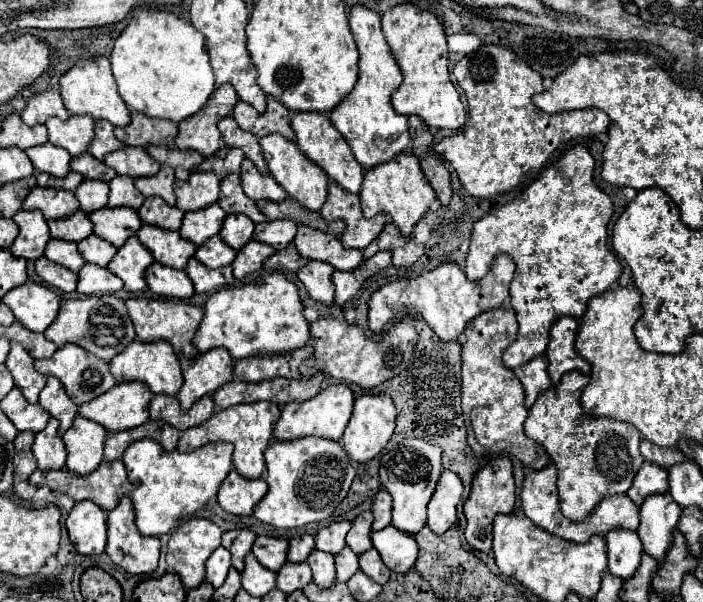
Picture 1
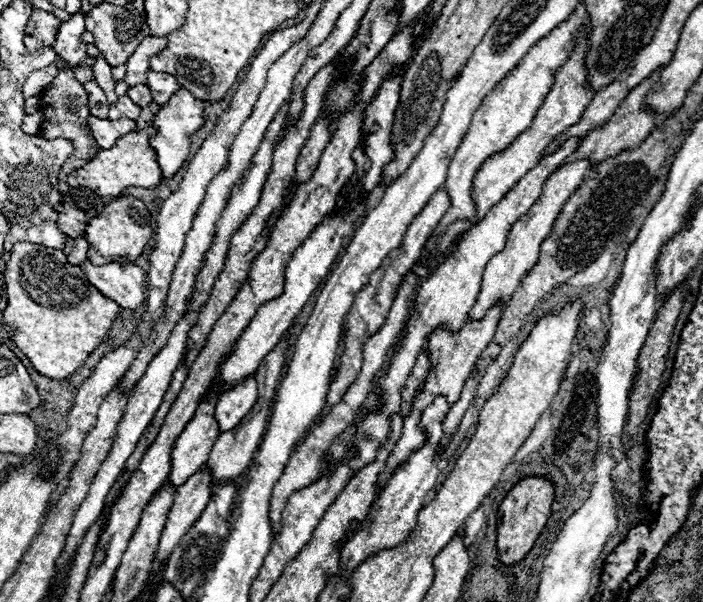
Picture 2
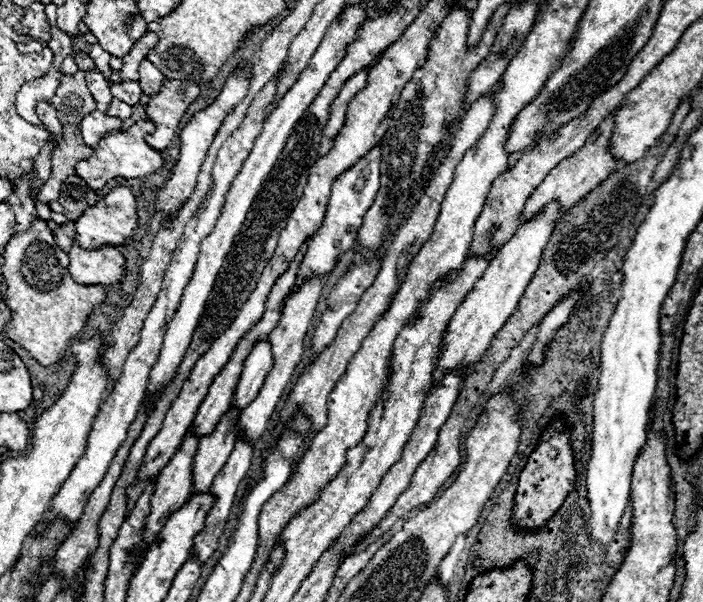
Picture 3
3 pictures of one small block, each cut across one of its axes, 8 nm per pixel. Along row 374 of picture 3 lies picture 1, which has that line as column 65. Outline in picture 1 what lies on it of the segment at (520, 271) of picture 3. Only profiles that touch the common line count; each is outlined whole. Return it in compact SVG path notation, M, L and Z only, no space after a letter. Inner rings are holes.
M76 416L72 428L62 436L68 448L66 468L74 474L90 474L104 460L104 440L106 428L94 420L86 420L84 416Z

